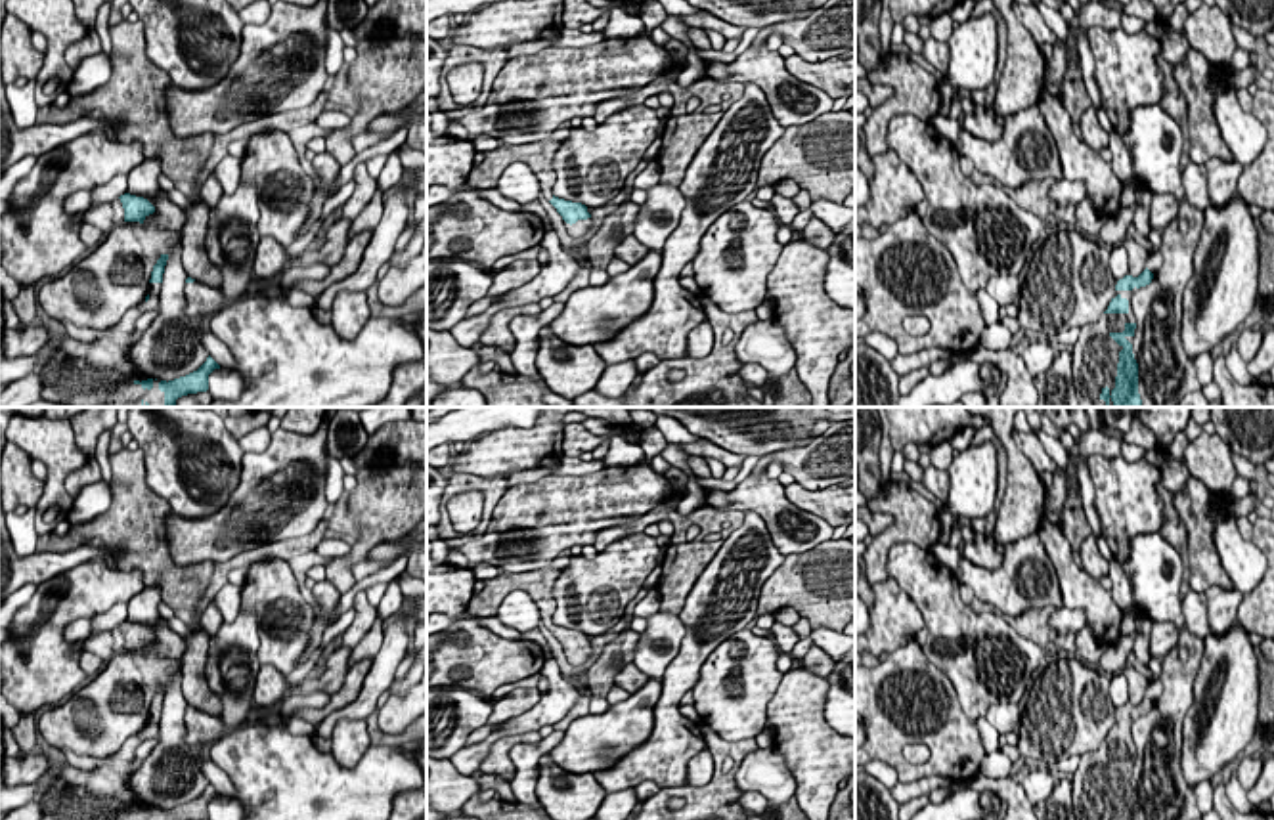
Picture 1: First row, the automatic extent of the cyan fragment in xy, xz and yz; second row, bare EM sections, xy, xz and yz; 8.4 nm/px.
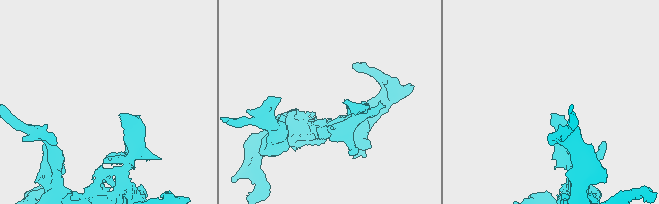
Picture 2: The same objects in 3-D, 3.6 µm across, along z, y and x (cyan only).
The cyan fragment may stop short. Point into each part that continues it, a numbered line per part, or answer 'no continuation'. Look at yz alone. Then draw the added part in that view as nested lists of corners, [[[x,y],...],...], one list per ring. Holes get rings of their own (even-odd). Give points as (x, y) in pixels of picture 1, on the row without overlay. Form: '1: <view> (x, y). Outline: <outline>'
1: yz (1097, 796). Outline: [[[1138,717],[1115,719],[1115,724],[1129,728],[1127,742],[1102,742],[1096,751],[1081,755],[1081,774],[1071,774],[1071,784],[1081,782],[1079,789],[1073,789],[1073,814],[1075,820],[1102,820],[1106,814],[1109,820],[1115,816],[1119,774],[1109,763],[1123,761],[1127,751],[1136,751],[1131,726]],[[1113,724],[1113,726],[1115,726]]]

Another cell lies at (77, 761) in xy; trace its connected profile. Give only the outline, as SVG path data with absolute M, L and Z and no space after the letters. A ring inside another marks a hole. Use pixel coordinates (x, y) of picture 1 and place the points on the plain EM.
M59 749L59 751L65 755L69 766L78 770L94 770L96 766L111 761L111 757L86 757L86 755L77 755L69 749Z

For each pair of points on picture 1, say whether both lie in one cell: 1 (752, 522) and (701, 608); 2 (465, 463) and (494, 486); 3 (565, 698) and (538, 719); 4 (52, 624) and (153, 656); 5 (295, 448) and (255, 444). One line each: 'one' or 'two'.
1: one
2: two
3: one
4: two
5: two

